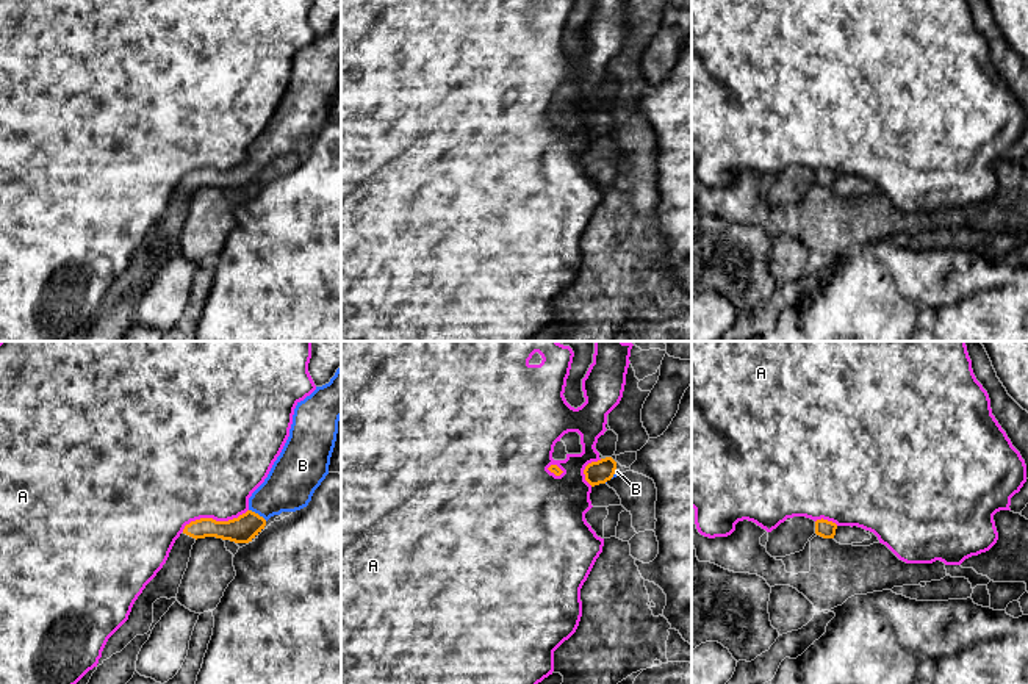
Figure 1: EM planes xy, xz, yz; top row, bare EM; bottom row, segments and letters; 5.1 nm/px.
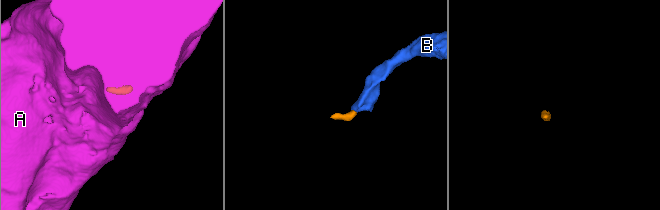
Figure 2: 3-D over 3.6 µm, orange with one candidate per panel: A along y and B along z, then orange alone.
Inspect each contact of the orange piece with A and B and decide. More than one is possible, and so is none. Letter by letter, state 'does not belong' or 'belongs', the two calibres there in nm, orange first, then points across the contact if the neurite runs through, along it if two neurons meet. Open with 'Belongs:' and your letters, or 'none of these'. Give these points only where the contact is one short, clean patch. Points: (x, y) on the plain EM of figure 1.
Belongs: B
A: does not belong | 140/480 nm | along xy (248, 158), (227, 169), (196, 168), (182, 180)
B: belongs | 140/260 nm | across xy (244, 177), (257, 163), (291, 130)

